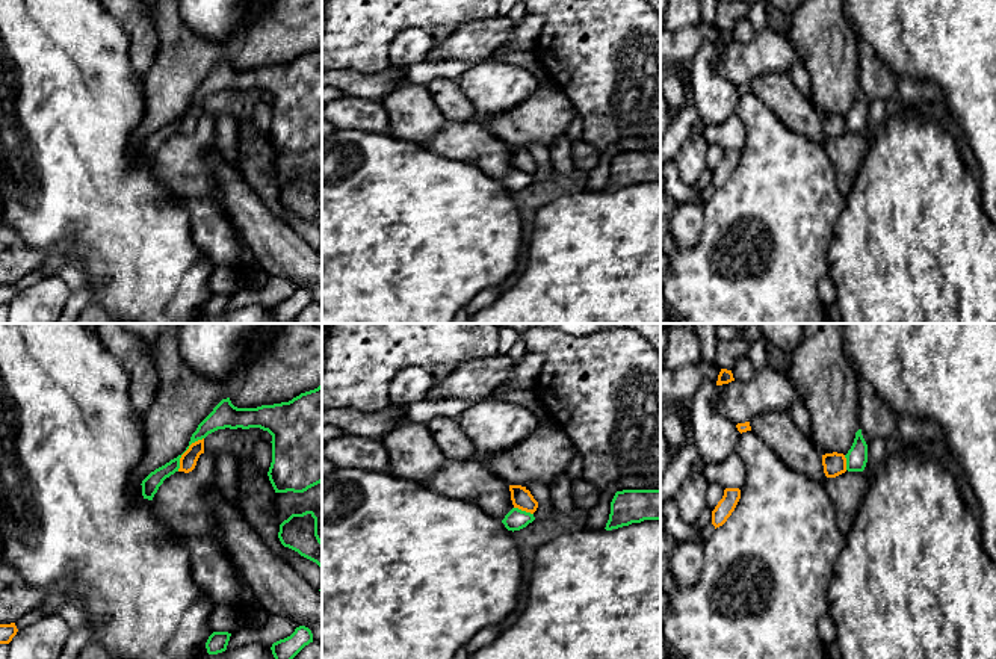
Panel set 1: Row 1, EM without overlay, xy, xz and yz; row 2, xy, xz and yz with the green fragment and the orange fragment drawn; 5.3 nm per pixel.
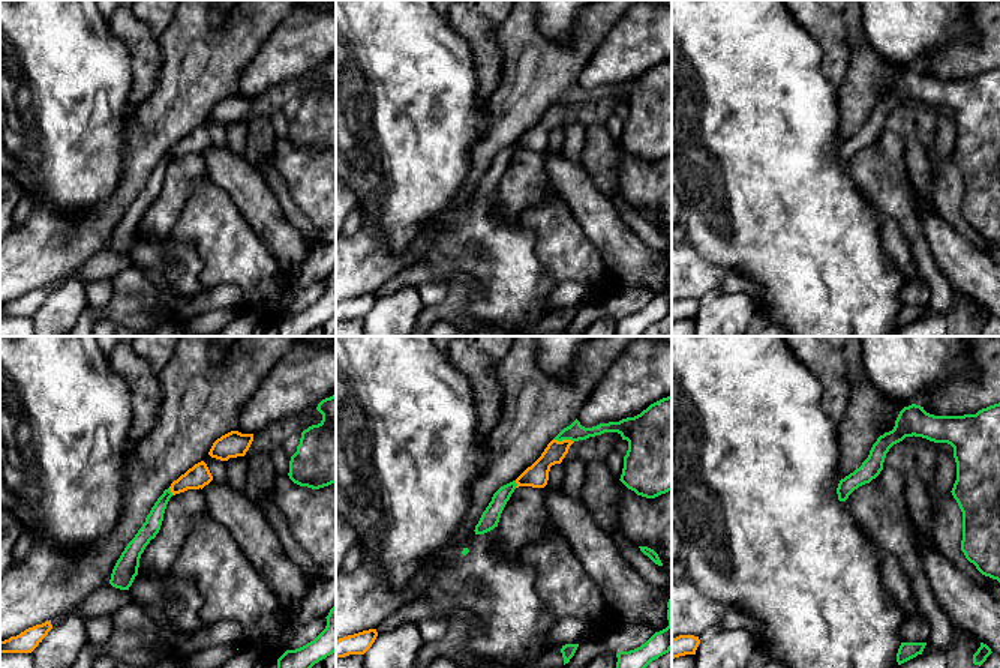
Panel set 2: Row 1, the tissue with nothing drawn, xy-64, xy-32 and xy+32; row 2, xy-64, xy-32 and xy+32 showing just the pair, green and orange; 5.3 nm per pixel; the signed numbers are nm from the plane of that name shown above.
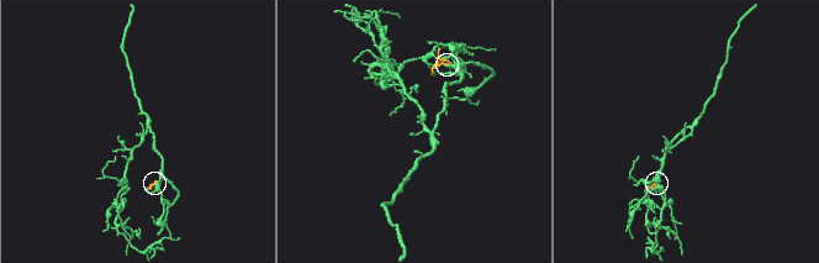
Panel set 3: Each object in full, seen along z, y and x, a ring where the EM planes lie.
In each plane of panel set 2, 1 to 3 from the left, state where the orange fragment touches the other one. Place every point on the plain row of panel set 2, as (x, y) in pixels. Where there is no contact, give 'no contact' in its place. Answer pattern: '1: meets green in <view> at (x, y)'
1: meets green in xy-64 at (170, 155)
2: meets green in xy-32 at (564, 102)
3: no contact

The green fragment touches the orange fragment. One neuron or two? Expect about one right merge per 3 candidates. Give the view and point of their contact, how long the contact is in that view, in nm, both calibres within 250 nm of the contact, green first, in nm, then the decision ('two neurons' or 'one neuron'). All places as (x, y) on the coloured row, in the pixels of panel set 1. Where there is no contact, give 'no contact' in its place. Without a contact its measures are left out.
contact xy (185, 451); length 240 nm; calibres 110 and 90 nm; two neurons

